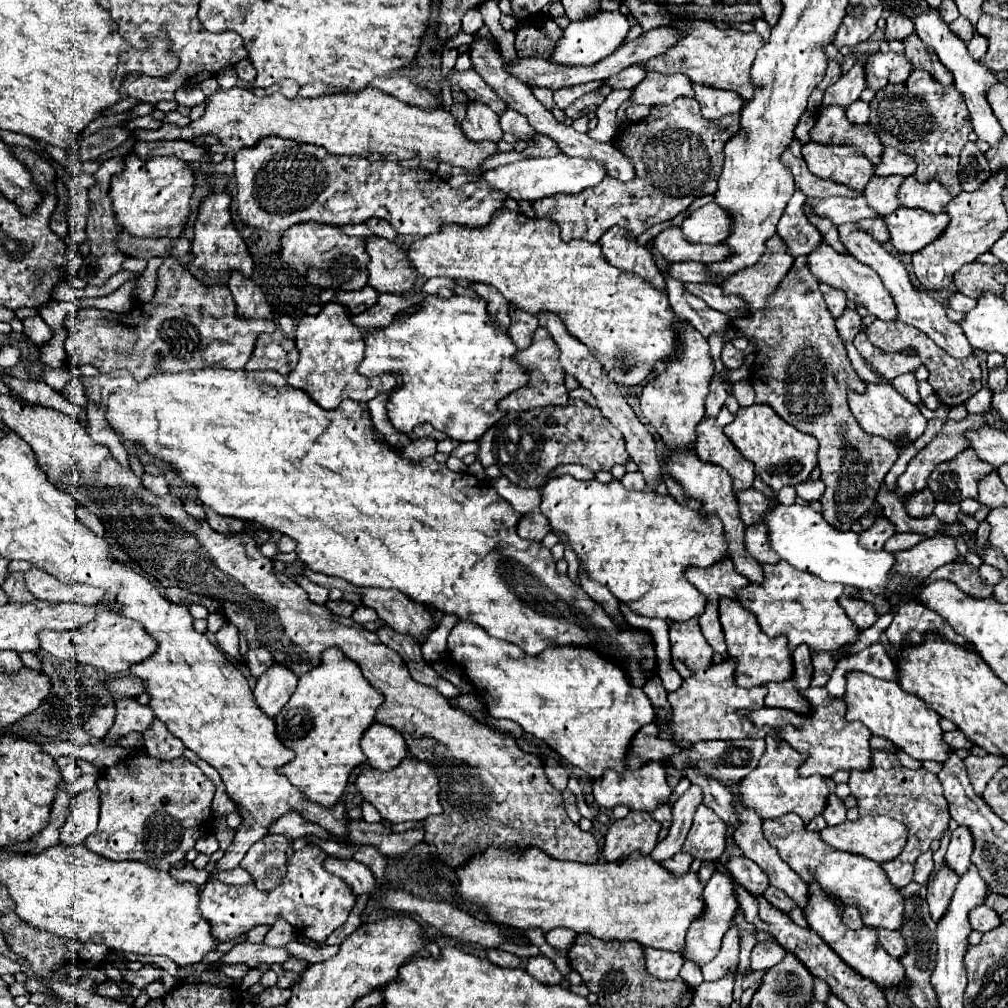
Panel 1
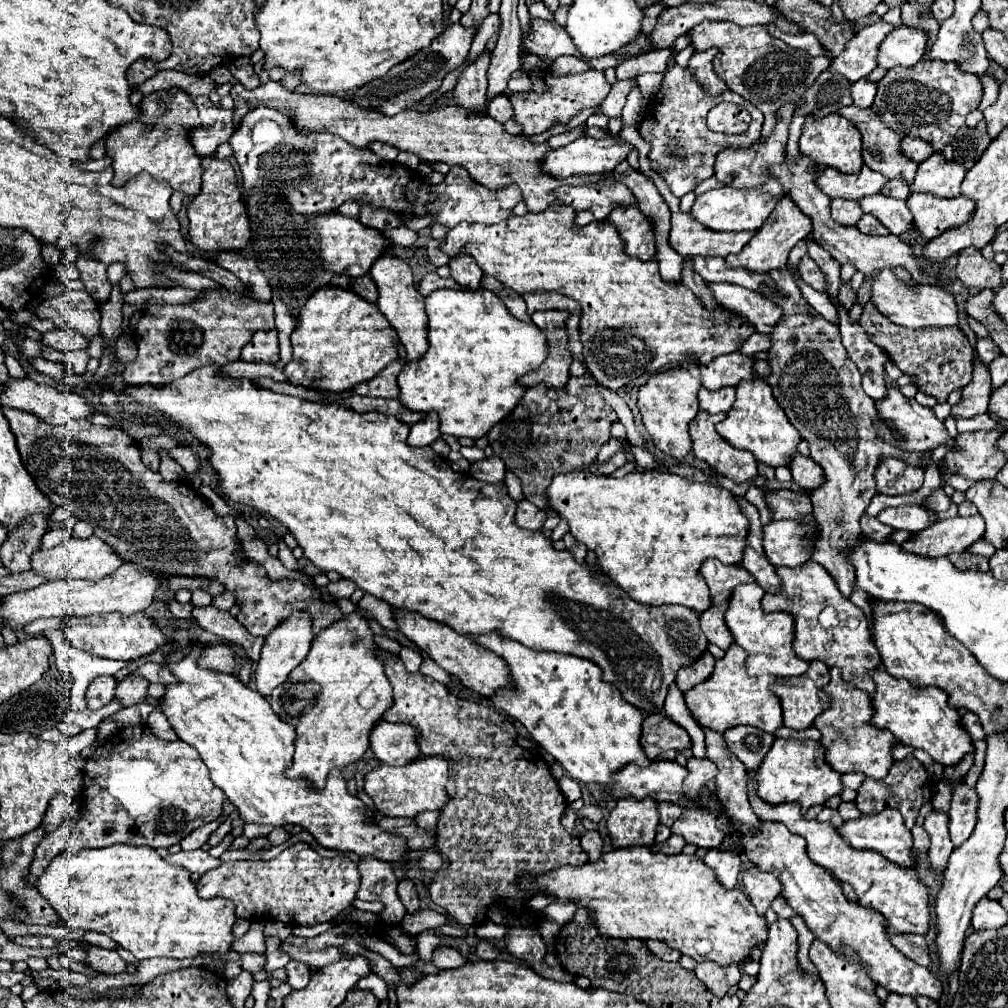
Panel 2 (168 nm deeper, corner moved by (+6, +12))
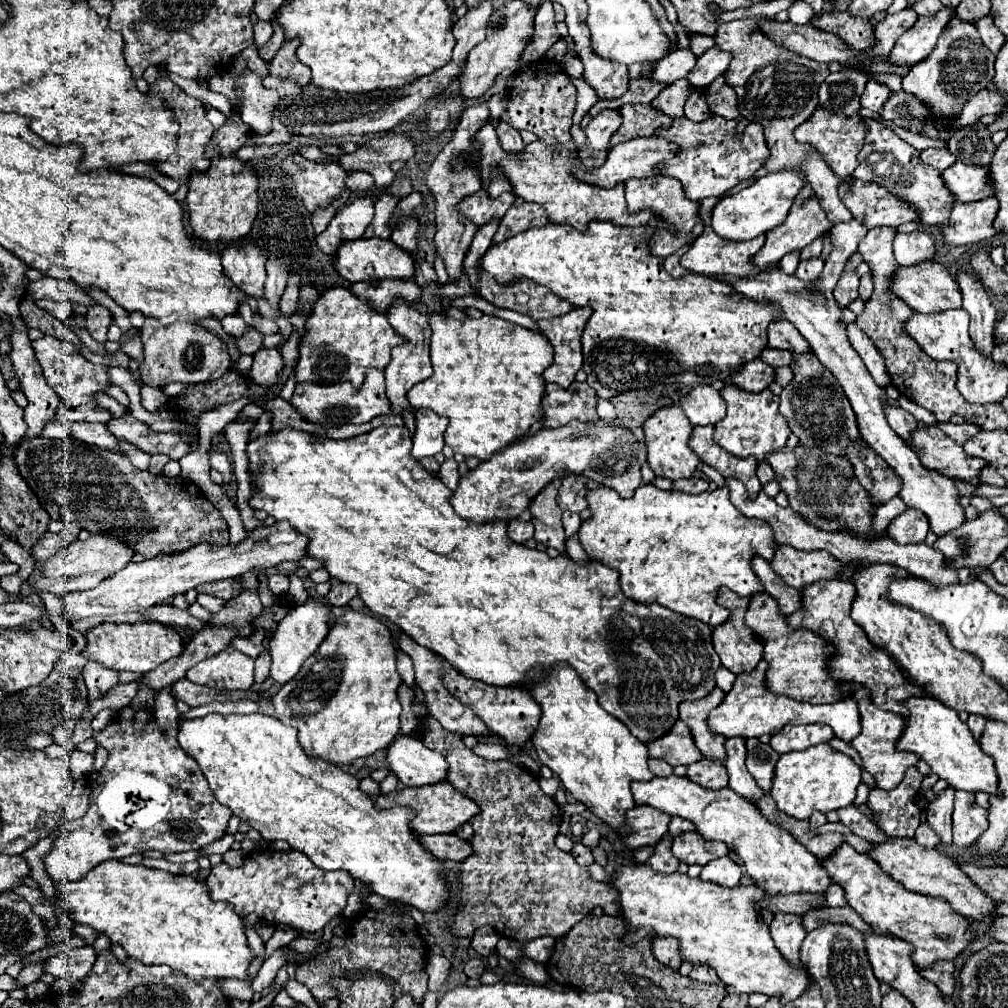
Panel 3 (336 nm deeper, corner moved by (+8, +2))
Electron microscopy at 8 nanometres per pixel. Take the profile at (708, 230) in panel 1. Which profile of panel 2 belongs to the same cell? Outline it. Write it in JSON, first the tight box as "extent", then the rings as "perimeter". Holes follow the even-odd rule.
{"extent":[691,176,785,232],"perimeter":[[[769,176],[769,180],[765,184],[761,184],[759,188],[751,188],[751,190],[739,190],[739,188],[719,188],[719,190],[711,190],[705,192],[701,196],[697,196],[697,202],[693,204],[691,214],[707,228],[711,230],[719,230],[719,232],[743,232],[743,230],[759,230],[763,226],[763,222],[769,218],[769,214],[775,210],[777,202],[785,196],[783,192],[783,184],[775,178]]]}

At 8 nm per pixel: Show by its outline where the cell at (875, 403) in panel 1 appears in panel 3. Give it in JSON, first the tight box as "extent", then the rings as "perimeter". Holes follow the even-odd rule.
{"extent":[911,428,985,484],"perimeter":[[[917,428],[911,434],[911,442],[923,466],[949,478],[963,478],[967,482],[979,484],[979,472],[985,466],[985,460],[965,454],[963,446],[955,444],[941,428]]]}

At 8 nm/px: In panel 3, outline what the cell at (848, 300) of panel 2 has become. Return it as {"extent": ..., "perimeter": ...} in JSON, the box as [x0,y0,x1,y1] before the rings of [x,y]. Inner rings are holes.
{"extent":[833,272,859,308],"perimeter":[[[843,272],[841,278],[839,278],[839,282],[837,282],[837,286],[835,286],[835,290],[833,290],[833,296],[835,296],[837,304],[839,304],[841,308],[845,308],[845,306],[849,306],[853,300],[857,300],[857,298],[859,298],[857,288],[859,288],[859,278],[857,278],[857,274],[855,274],[855,272]]]}

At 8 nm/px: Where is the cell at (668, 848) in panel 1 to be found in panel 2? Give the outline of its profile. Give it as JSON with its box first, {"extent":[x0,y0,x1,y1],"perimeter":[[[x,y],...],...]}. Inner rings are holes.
{"extent":[683,756,717,796],"perimeter":[[[691,756],[689,762],[687,762],[687,770],[689,770],[689,776],[685,778],[683,788],[691,796],[695,796],[705,782],[709,782],[709,780],[713,780],[717,776],[715,764],[711,760],[707,760],[707,758],[695,758],[695,756]]]}

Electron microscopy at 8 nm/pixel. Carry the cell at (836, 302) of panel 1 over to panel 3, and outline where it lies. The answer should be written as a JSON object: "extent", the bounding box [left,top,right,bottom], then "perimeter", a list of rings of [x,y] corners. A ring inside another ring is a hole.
{"extent":[795,258,823,284],"perimeter":[[[811,258],[811,260],[801,260],[795,276],[807,284],[813,284],[819,274],[823,272],[823,260],[821,258]]]}

